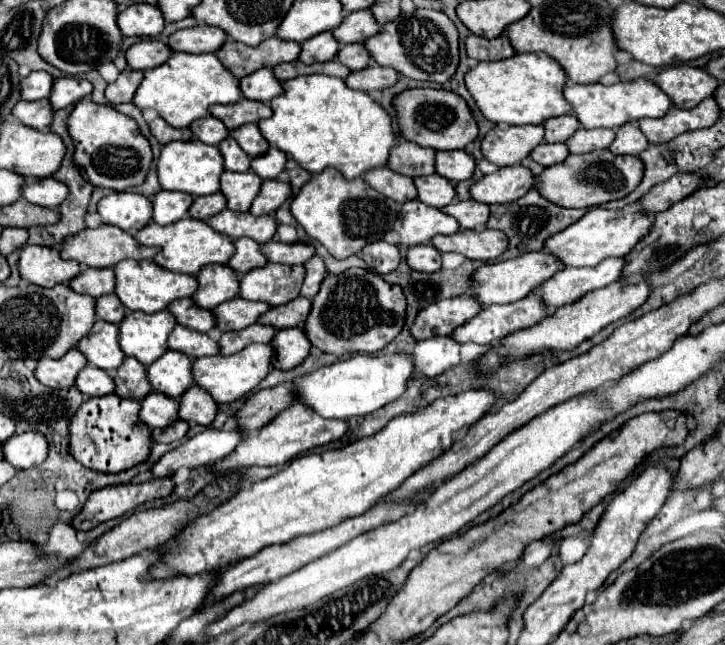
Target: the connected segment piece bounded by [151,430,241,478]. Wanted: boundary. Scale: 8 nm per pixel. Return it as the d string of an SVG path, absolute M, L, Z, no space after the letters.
M205 430L185 444L177 446L175 450L165 452L153 466L151 466L151 478L167 478L177 468L199 468L205 464L213 464L227 454L231 454L241 442L241 436L237 430Z

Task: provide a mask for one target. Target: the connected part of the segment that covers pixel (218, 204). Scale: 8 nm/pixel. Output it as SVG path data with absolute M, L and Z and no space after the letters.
M221 192L217 194L209 194L209 196L199 196L193 200L191 208L189 208L189 216L195 220L207 220L215 214L219 214L225 208L227 200Z

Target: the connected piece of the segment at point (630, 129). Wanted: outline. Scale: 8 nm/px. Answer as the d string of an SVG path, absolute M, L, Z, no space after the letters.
M627 122L621 128L617 128L617 136L615 142L611 144L609 152L613 154L631 154L637 156L641 154L645 148L649 146L647 138L643 136L643 132L639 130L639 126L635 122Z

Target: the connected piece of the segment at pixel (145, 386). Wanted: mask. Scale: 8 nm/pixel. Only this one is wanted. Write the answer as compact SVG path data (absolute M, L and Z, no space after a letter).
M133 358L123 360L119 370L115 370L113 380L115 380L115 394L127 400L141 402L151 392L151 384L147 382L145 376L145 366Z

